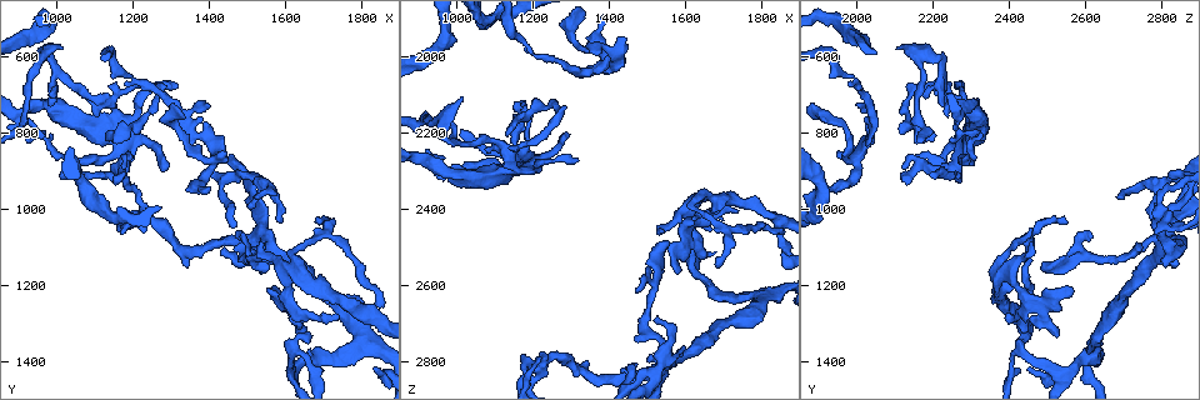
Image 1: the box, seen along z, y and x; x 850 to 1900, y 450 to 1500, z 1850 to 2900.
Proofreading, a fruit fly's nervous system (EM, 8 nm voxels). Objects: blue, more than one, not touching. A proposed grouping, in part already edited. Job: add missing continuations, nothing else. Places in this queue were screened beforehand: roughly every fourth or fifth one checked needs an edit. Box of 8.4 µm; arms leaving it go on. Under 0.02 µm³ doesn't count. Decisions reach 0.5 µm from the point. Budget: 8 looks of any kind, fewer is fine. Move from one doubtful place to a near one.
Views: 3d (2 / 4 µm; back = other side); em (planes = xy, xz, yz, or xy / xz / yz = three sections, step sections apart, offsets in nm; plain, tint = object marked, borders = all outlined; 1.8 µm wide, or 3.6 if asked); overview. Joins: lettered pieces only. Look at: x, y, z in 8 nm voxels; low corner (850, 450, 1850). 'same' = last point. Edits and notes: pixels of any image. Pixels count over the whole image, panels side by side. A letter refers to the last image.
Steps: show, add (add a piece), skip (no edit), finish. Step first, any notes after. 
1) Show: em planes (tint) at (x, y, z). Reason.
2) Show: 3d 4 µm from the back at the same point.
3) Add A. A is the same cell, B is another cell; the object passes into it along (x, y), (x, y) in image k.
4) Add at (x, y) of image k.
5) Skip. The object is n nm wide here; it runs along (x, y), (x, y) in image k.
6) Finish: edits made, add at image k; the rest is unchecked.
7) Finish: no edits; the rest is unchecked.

Show: em yz step 8 (plain) at (1845, 1260, 2450). Tapers out.

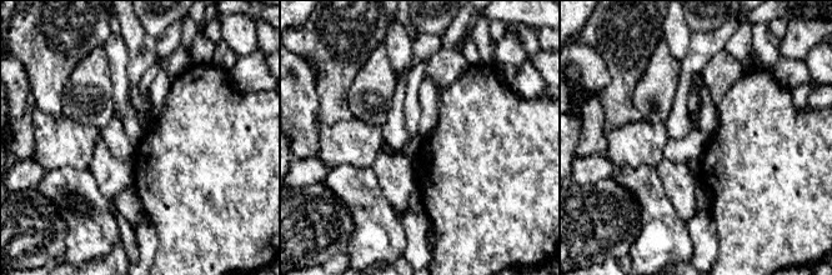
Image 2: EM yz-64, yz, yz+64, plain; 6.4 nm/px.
Show: em yz step 8 (borders) at the same point. See the neighbours.

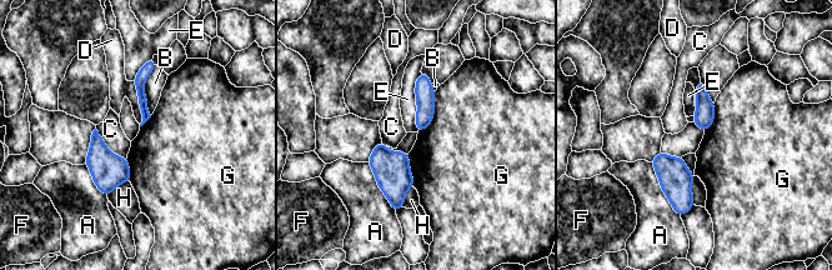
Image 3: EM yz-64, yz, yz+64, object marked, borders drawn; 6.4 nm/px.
Skip. A, B, C, D, E, F, G and H are other cells; a border runs along (651, 163), (662, 193), (680, 216) in image 3; none of them fits.

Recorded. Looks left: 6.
Show: em planes (borders) at (1560, 1155, 2485).

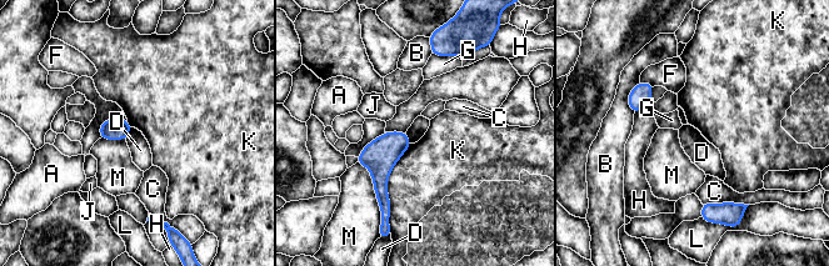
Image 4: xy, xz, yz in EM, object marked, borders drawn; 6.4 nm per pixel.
Skip. A, B, C, D, F, G, H, J, K, L and M are other cells; no lettered piece goes on from it.

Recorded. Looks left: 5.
Show: em 3.6 µm planes (tint) at (1165, 895, 2115). Free end.

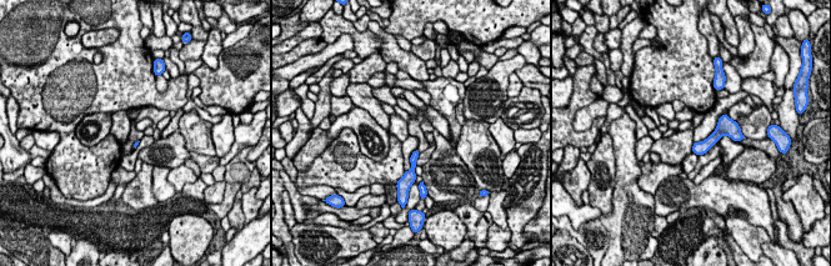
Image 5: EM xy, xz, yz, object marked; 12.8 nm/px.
Show: em 3.6 µm planes (borders) at the same point. See the neighbours.

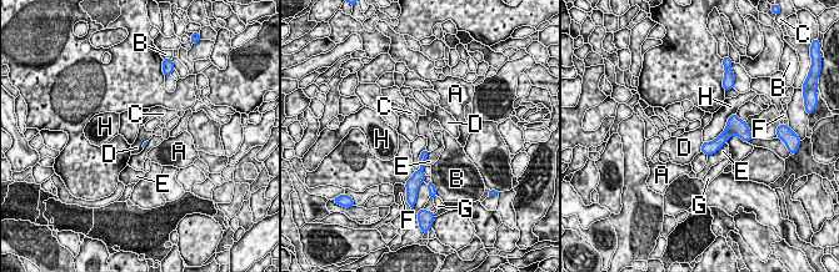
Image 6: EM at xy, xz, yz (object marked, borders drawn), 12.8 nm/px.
Skip. The longest contact is with H, 550 nm; A, B, C, D, E, F, G and H are other cells; a border runs along (703, 142), (700, 151) in image 6; none of them fits.

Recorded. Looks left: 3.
Finish: no edits; the rest is unchecked.

